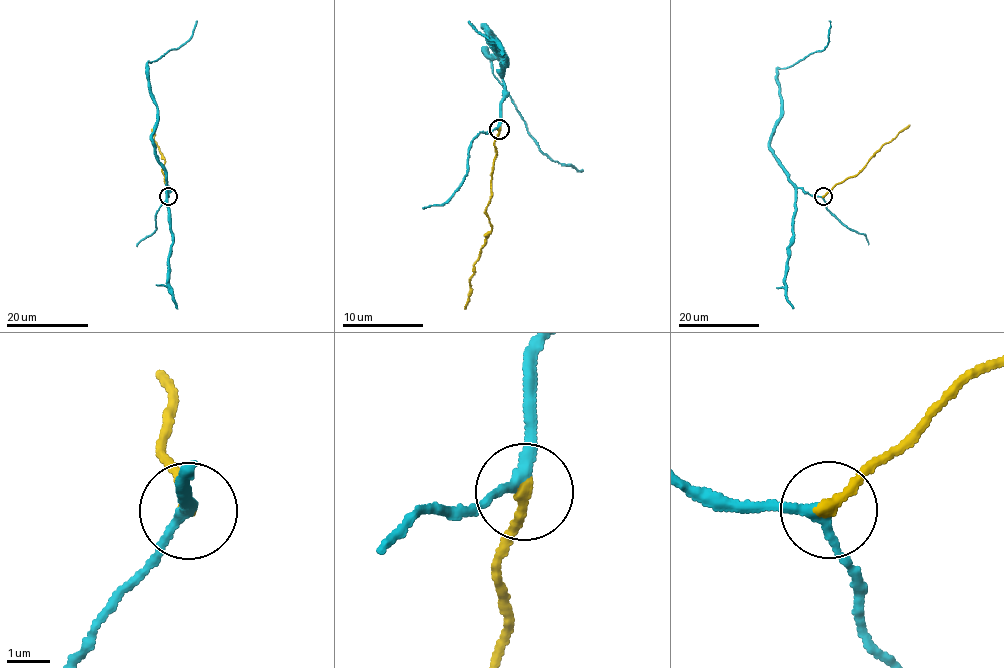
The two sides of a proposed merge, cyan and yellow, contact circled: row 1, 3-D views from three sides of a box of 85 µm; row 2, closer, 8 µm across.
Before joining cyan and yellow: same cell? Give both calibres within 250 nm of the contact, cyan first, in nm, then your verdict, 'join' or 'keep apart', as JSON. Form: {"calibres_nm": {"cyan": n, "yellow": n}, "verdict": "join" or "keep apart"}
{"calibres_nm": {"cyan": 220, "yellow": 280}, "verdict": "join"}

